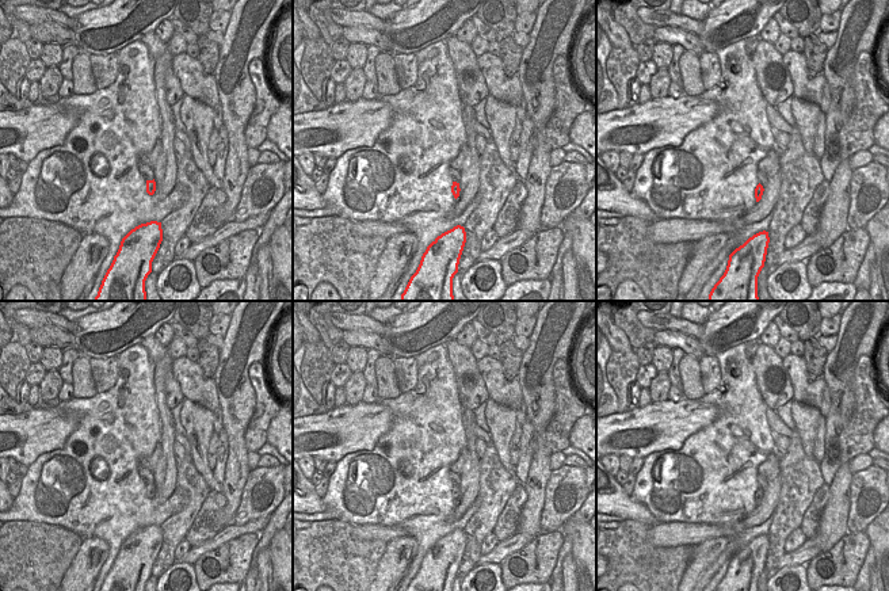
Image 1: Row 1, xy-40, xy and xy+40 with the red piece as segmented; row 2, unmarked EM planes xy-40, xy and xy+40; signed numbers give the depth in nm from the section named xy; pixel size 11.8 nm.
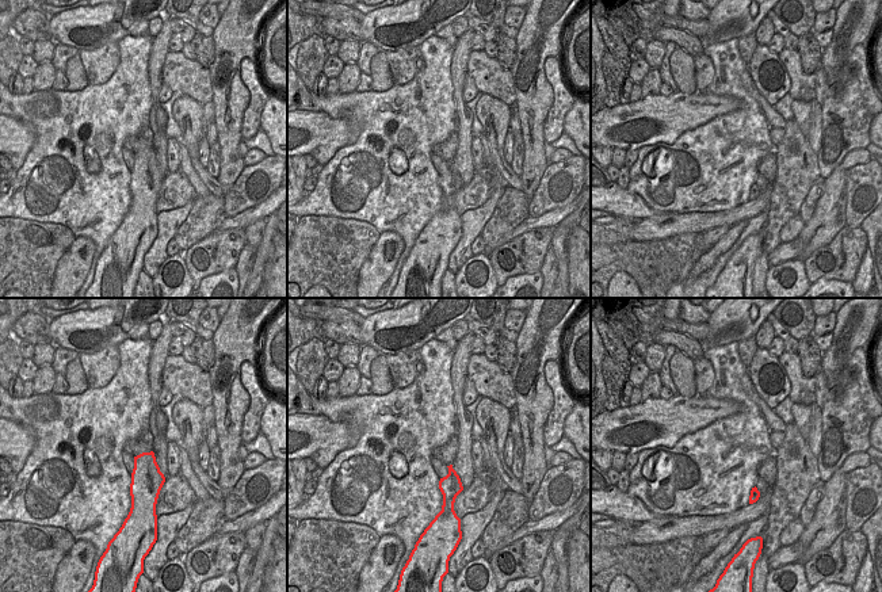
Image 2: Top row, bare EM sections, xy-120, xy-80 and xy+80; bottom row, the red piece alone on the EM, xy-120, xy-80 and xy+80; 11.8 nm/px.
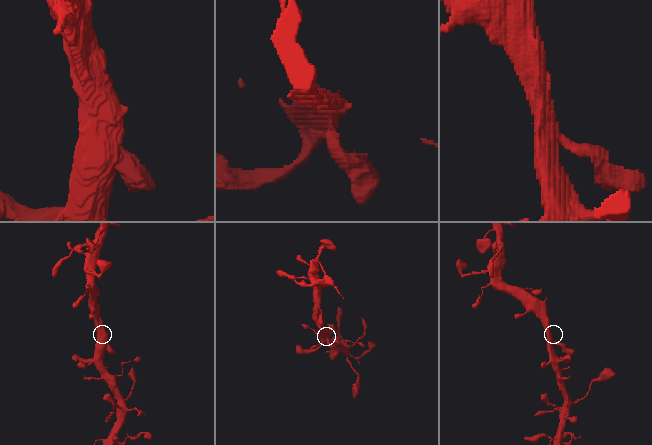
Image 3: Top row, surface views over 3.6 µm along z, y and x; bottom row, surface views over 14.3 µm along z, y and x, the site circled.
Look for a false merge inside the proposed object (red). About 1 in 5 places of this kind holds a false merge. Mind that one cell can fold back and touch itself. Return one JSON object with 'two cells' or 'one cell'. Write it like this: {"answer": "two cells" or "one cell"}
{"answer": "one cell"}

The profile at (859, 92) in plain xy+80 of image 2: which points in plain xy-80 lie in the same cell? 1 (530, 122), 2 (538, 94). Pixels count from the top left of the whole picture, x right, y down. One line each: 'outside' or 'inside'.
1: outside
2: outside

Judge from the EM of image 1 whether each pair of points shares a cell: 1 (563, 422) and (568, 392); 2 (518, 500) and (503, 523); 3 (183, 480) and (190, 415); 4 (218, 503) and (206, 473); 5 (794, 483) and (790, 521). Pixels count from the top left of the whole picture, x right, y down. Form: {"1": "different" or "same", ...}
{"1": "same", "2": "same", "3": "different", "4": "different", "5": "same"}

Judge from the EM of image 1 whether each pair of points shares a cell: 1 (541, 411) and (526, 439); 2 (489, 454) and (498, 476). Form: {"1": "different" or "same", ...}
{"1": "different", "2": "same"}

